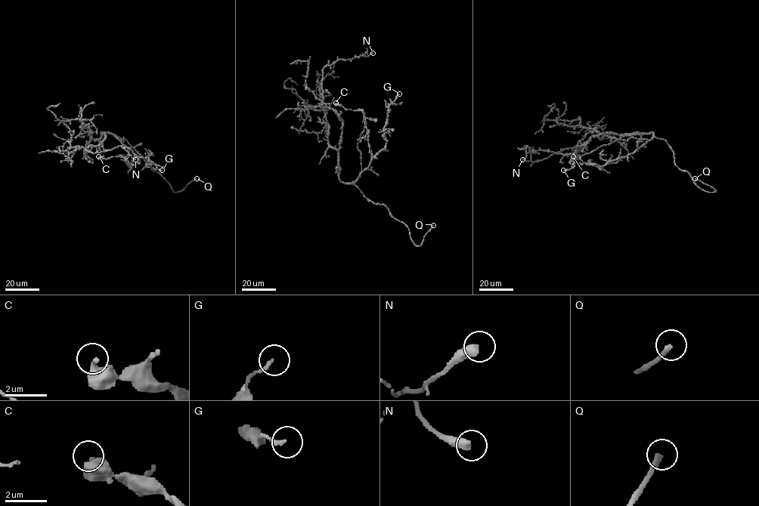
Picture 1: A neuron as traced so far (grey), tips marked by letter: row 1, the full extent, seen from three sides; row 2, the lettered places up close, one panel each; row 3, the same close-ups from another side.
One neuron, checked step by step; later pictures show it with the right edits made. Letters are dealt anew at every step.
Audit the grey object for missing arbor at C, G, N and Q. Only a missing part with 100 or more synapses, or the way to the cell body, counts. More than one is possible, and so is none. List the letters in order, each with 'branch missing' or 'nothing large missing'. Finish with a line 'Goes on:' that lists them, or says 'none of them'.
C: nothing large missing
G: nothing large missing
N: nothing large missing
Q: branch missing
Goes on: Q

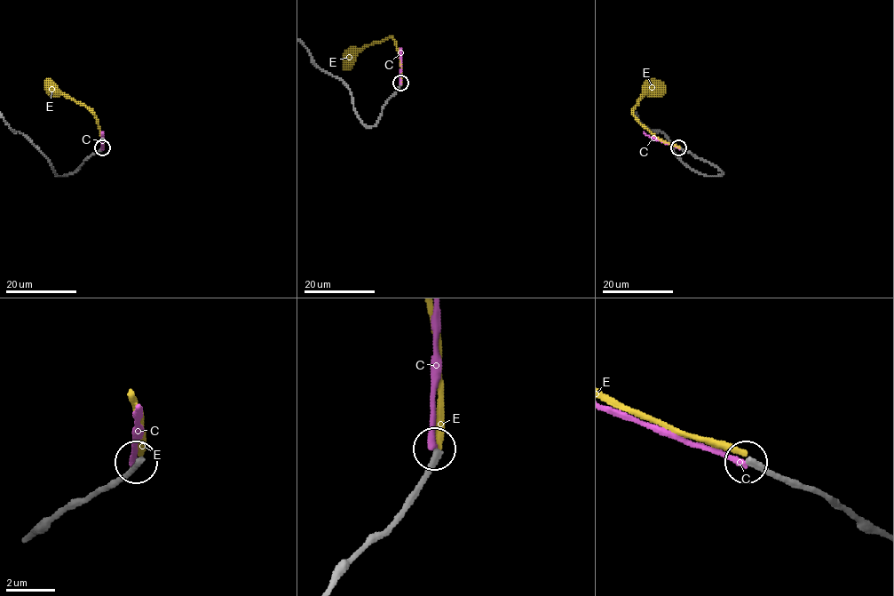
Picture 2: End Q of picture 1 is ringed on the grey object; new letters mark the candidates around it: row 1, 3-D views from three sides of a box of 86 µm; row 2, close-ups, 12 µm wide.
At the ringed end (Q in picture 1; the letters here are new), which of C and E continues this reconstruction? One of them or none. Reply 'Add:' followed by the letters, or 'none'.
Add: C

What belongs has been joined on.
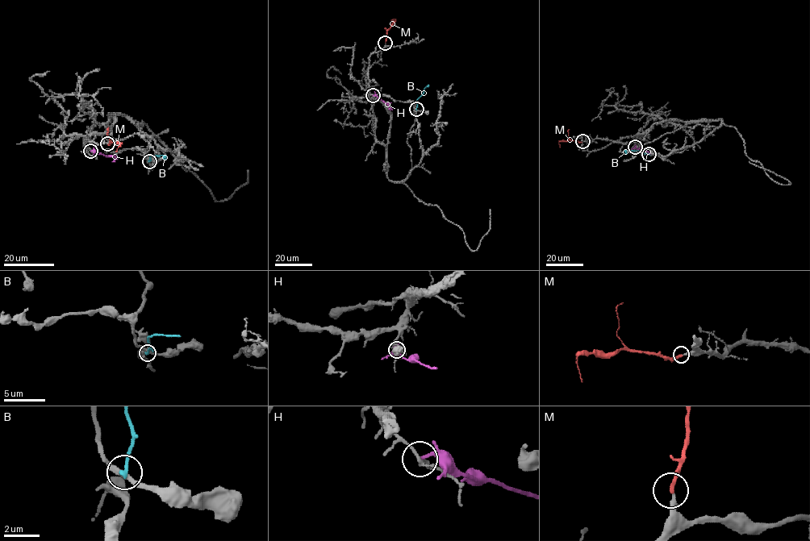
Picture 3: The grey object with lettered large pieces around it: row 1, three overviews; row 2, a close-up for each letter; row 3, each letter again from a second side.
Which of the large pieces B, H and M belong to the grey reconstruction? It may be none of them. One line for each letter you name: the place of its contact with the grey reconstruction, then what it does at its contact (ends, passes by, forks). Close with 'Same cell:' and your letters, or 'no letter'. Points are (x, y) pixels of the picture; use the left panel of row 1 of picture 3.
Same cell: no letter

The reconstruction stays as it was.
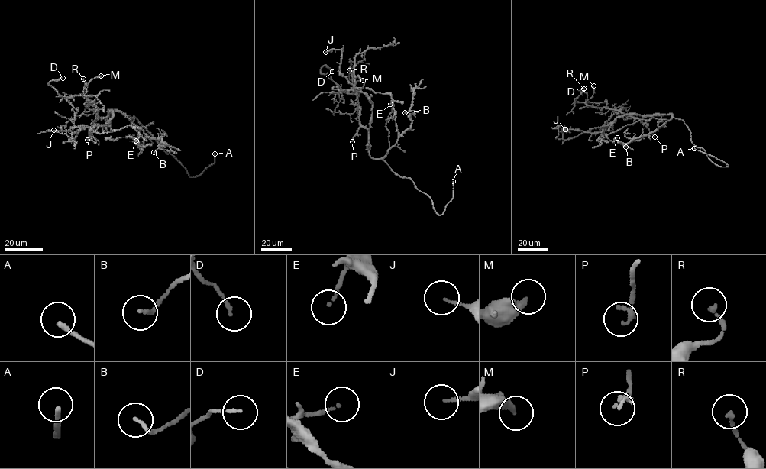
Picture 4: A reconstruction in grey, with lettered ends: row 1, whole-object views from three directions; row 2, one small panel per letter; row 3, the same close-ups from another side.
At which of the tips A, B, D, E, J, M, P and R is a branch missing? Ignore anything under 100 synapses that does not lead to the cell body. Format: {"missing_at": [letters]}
{"missing_at": ["A"]}

